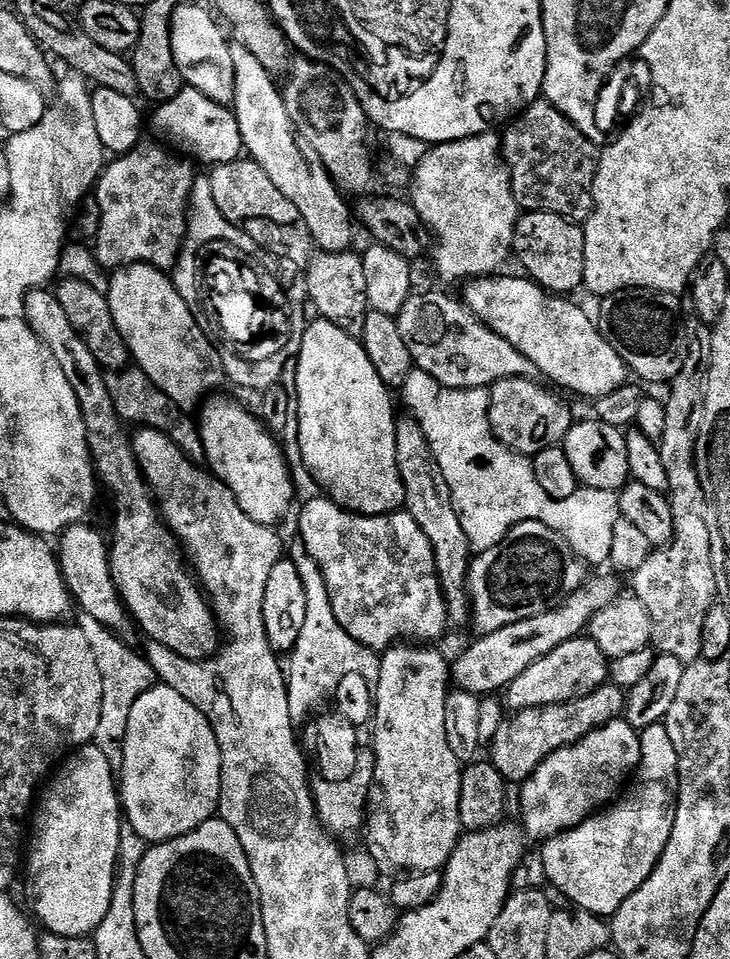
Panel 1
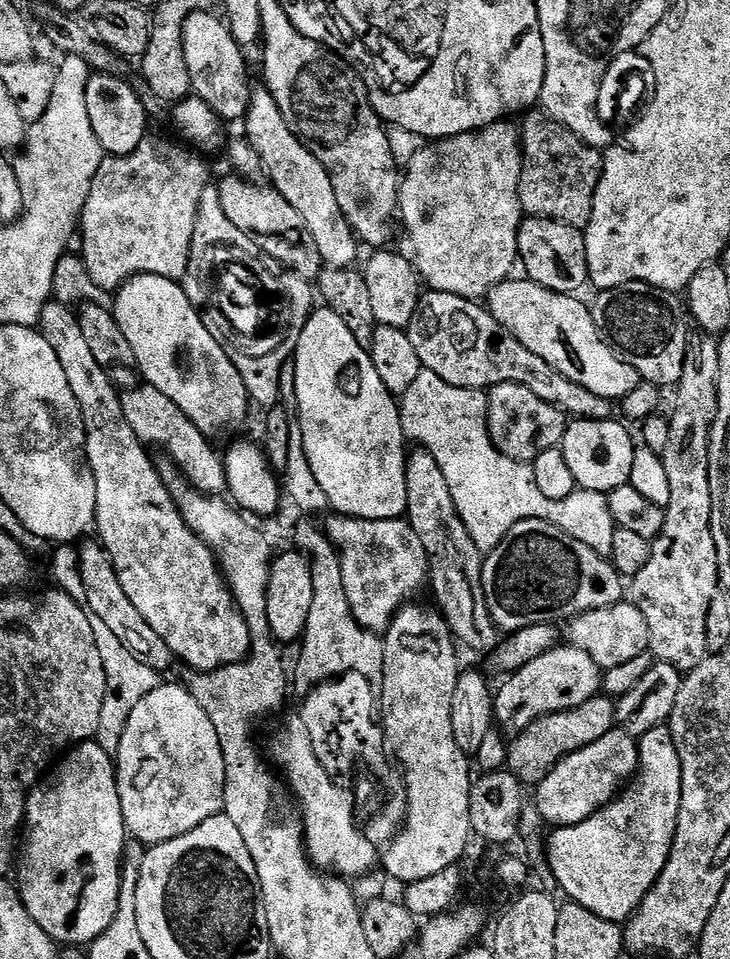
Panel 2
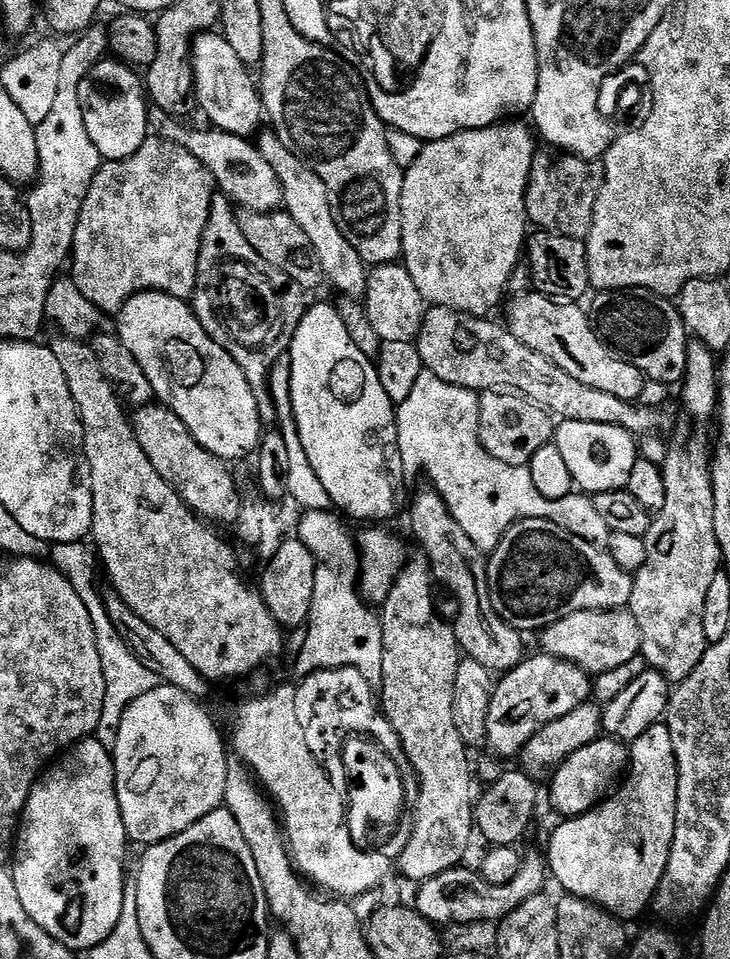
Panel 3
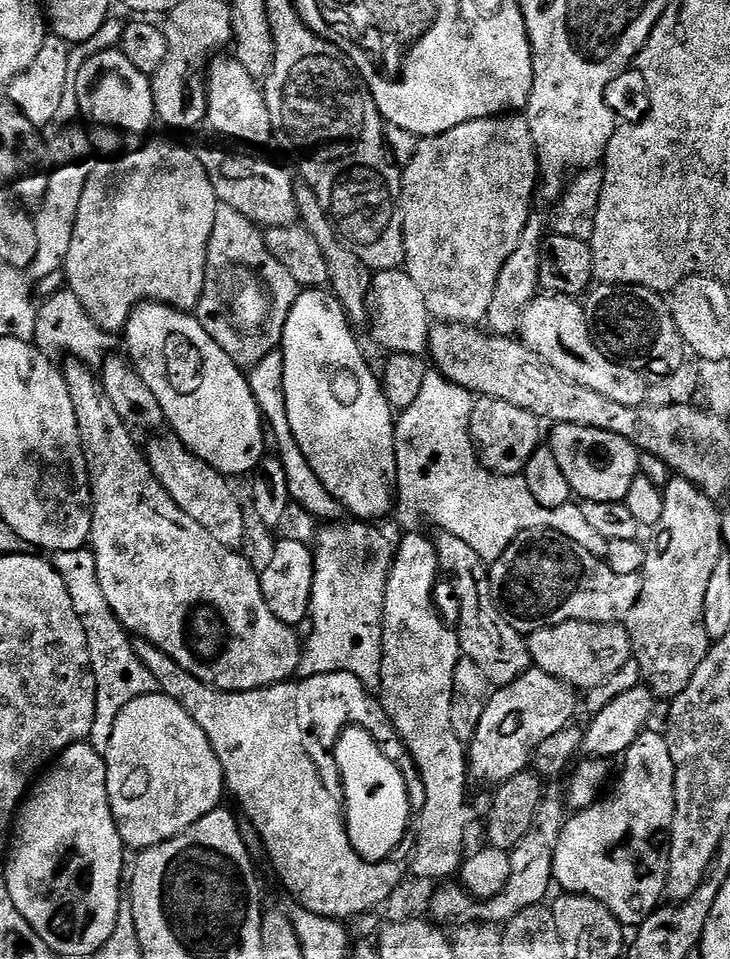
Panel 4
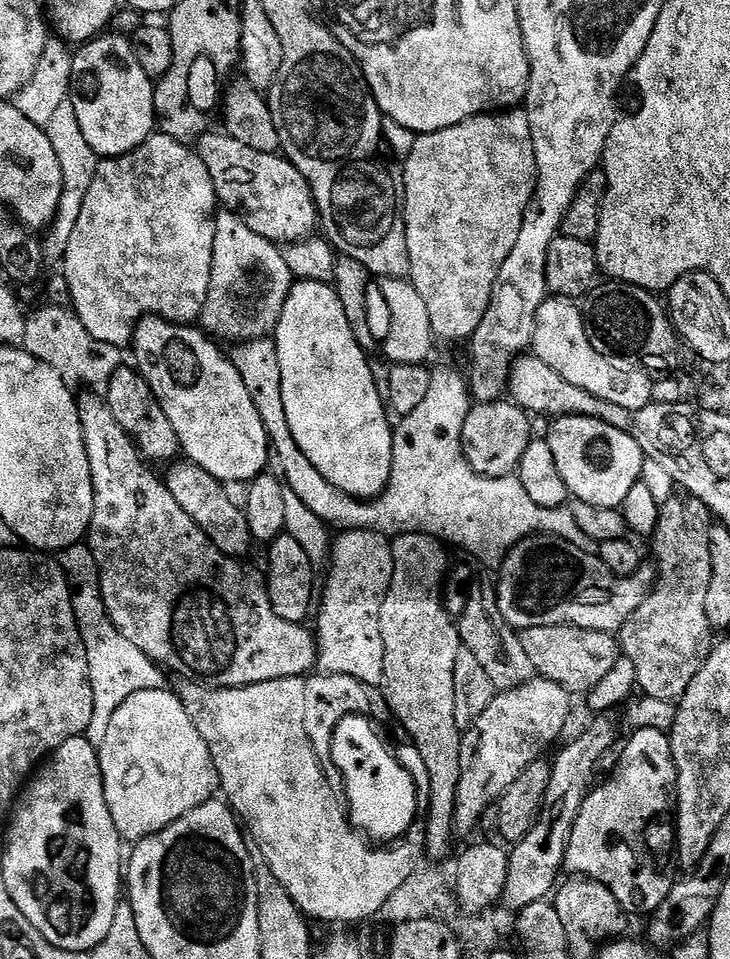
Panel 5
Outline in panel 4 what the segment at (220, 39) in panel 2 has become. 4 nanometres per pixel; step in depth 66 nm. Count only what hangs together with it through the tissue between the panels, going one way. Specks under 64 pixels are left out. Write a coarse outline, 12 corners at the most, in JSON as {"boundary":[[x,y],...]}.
{"boundary":[[211,57],[206,124],[244,146],[272,144],[257,77]]}

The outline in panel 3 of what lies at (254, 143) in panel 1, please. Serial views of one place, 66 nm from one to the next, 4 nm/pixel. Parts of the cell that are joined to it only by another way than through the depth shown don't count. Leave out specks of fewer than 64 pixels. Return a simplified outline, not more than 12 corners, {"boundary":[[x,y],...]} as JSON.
{"boundary":[[275,131],[258,147],[314,254],[345,297],[363,297],[369,269],[342,234],[326,186]]}

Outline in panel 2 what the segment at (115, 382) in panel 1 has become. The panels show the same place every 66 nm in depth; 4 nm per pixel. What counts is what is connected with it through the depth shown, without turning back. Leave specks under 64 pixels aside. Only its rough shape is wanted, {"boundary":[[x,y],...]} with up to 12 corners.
{"boundary":[[147,386],[121,395],[146,446],[161,448],[205,496],[227,493],[223,455]]}

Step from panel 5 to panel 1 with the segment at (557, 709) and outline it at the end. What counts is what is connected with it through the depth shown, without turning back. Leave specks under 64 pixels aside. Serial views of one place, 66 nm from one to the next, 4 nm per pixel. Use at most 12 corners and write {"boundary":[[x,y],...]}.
{"boundary":[[591,638],[558,646],[506,689],[512,710],[565,704],[610,676]]}

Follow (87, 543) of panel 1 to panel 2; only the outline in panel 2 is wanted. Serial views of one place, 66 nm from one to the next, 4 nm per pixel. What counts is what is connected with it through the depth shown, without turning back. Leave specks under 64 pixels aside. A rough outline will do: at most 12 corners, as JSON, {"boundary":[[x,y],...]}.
{"boundary":[[99,542],[78,548],[82,600],[143,664],[172,652],[134,610]]}

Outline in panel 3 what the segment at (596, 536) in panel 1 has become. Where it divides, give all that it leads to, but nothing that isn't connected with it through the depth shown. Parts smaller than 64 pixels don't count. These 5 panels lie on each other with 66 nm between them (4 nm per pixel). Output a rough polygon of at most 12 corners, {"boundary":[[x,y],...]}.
{"boundary":[[425,370],[396,409],[409,477],[485,554],[519,520],[597,546],[592,496],[547,500],[482,446],[480,396]]}

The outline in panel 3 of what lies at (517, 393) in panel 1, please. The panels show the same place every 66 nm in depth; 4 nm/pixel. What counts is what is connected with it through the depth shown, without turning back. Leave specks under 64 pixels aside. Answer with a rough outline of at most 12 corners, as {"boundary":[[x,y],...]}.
{"boundary":[[519,394],[480,396],[478,434],[506,466],[527,468],[554,420]]}

